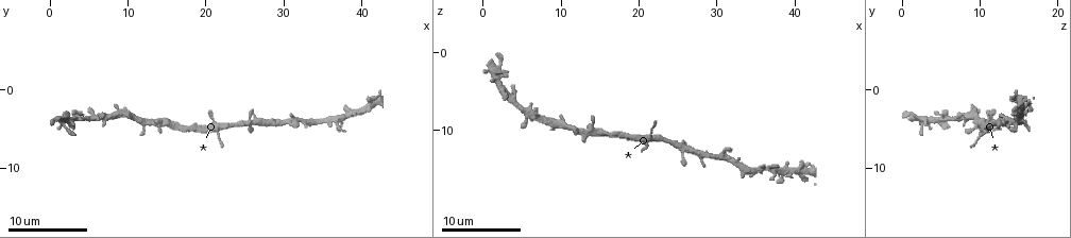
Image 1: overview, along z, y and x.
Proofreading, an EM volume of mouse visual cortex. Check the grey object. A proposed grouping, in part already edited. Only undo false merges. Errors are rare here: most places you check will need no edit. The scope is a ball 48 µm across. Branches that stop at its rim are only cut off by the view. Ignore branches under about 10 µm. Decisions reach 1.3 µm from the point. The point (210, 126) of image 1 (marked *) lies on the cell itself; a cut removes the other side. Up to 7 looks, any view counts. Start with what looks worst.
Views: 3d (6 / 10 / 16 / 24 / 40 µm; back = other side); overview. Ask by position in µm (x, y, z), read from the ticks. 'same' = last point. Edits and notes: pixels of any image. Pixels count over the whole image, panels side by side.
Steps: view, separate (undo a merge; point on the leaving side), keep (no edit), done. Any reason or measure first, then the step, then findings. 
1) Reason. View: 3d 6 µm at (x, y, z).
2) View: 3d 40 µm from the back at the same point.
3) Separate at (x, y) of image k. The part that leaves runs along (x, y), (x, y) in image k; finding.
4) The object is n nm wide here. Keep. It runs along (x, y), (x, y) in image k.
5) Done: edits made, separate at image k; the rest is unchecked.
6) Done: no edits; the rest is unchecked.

Thin neck. View: 3d 6 µm at (14.5, 4.0, 10.5).

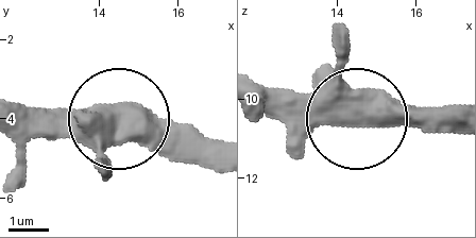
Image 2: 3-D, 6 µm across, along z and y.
View: 3d 6 µm from the back at (14.45, 4.35, 10.45).

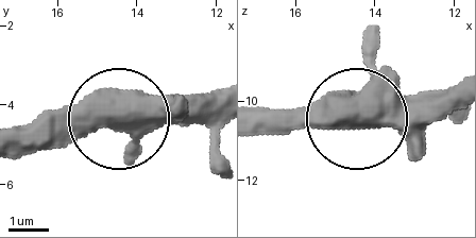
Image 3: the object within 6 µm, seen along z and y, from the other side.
Keep. It runs along (27, 134), (129, 114), (216, 114) in image 3; continuous, no second cell.

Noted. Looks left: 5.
Three arms meet. View: 3d 16 µm at (5.5, 4.0, 7.0).

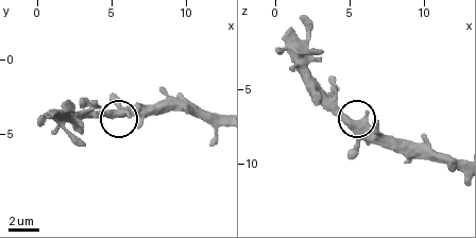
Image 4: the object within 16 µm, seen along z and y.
Keep. Continuous, no second cell.

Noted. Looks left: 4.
Narrows sharply. View: 3d 10 µm at (31.5, 4.0, 13.5).

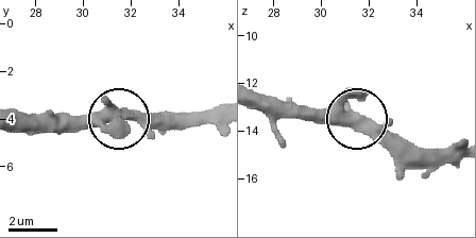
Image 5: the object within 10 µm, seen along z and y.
Keep. All the same cell.

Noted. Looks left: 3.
Done: no edits; the rest is unchecked.

